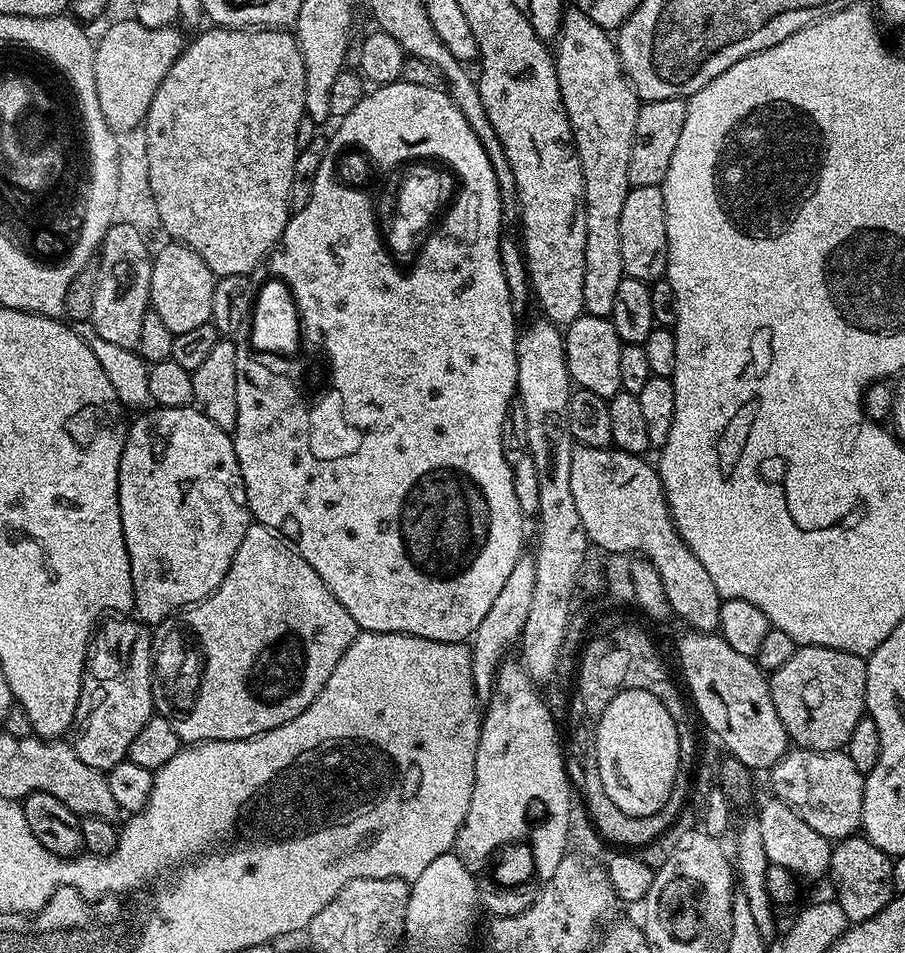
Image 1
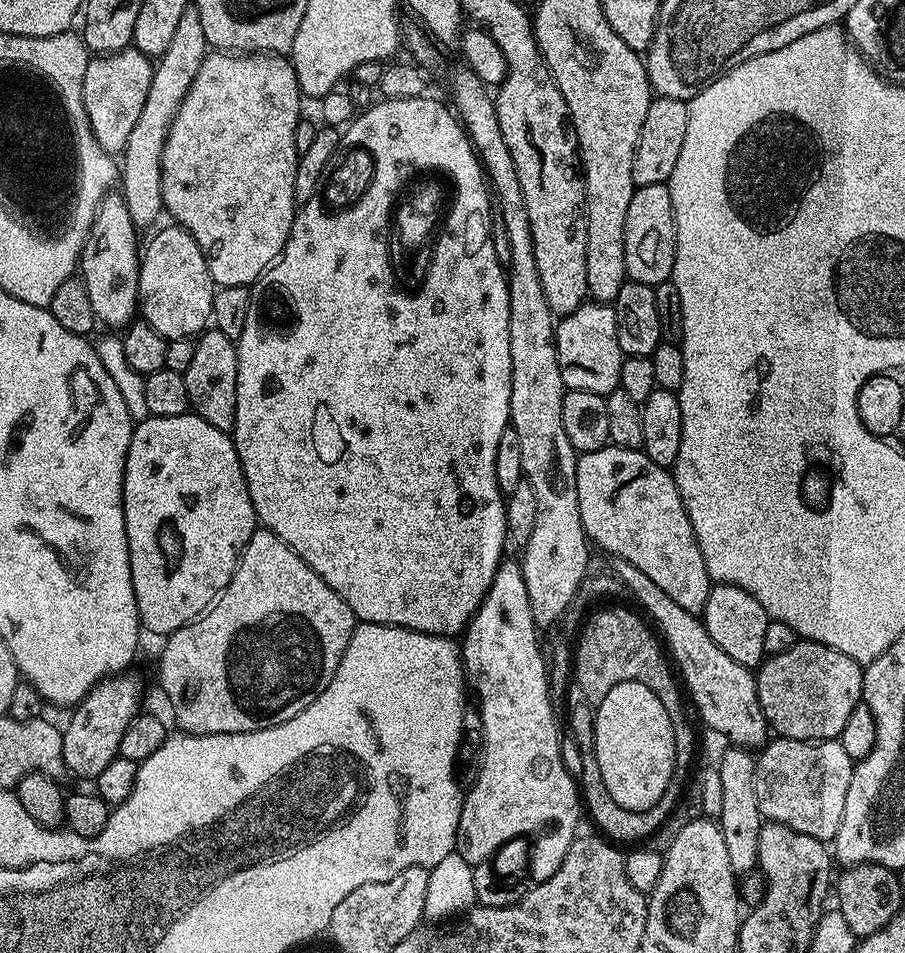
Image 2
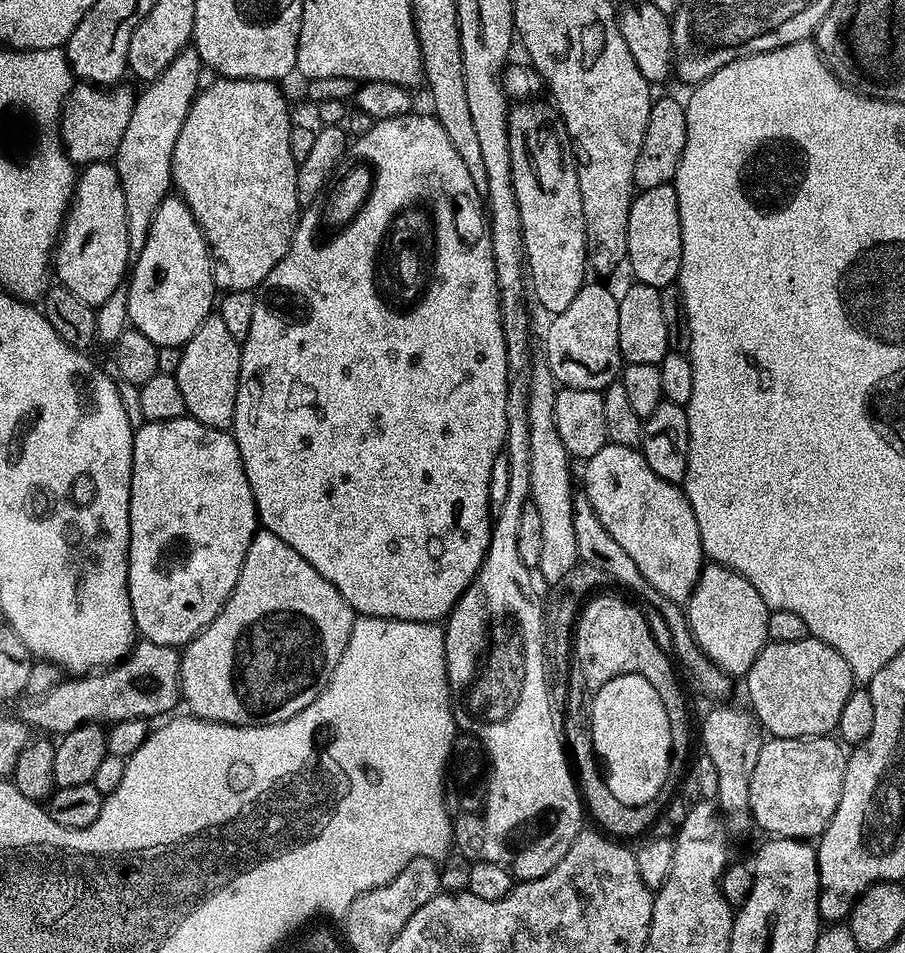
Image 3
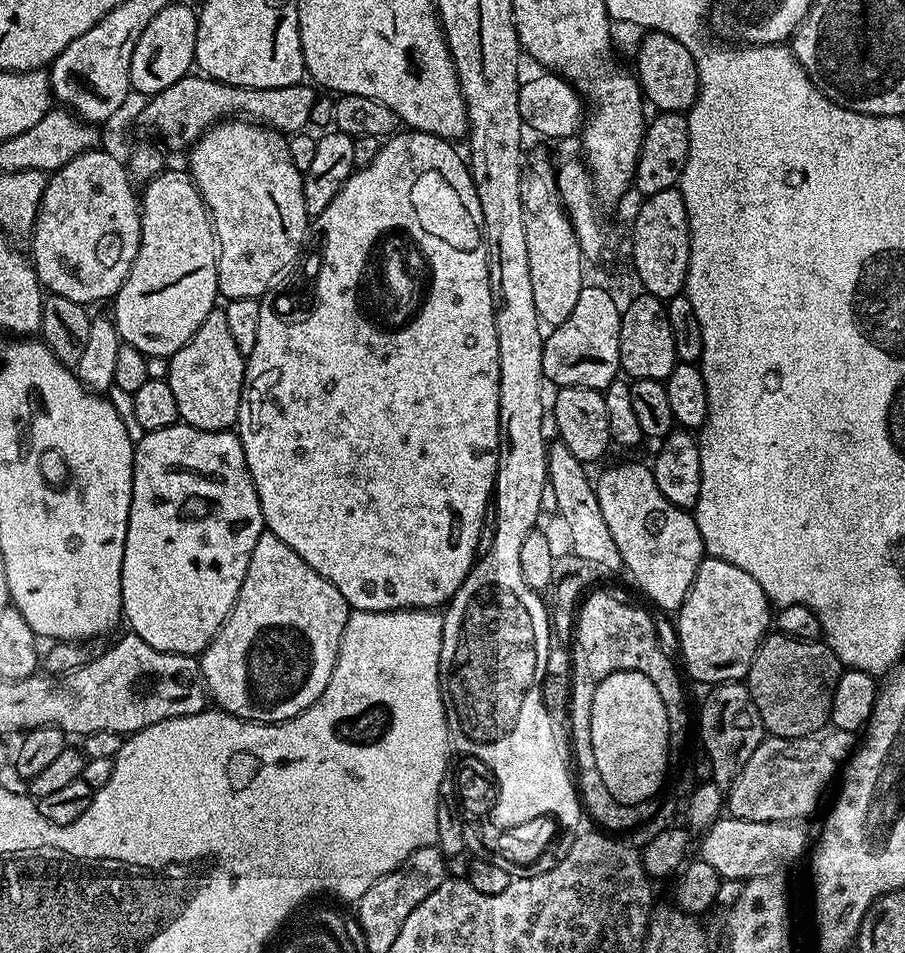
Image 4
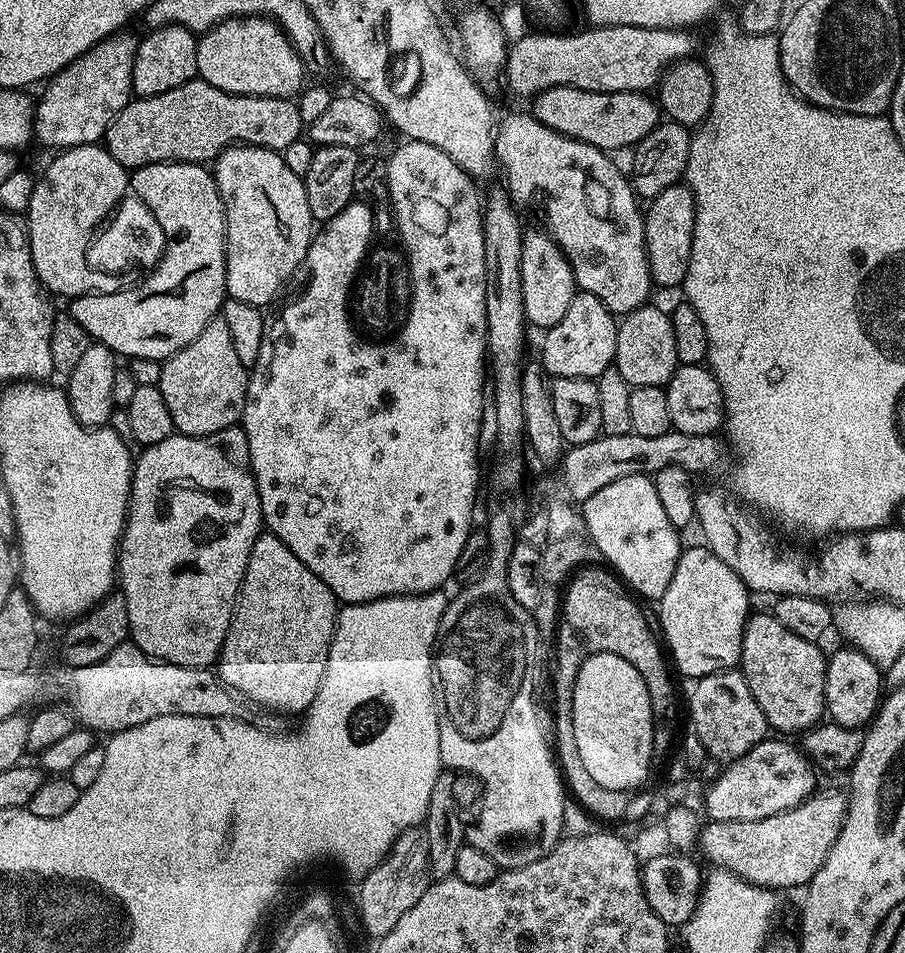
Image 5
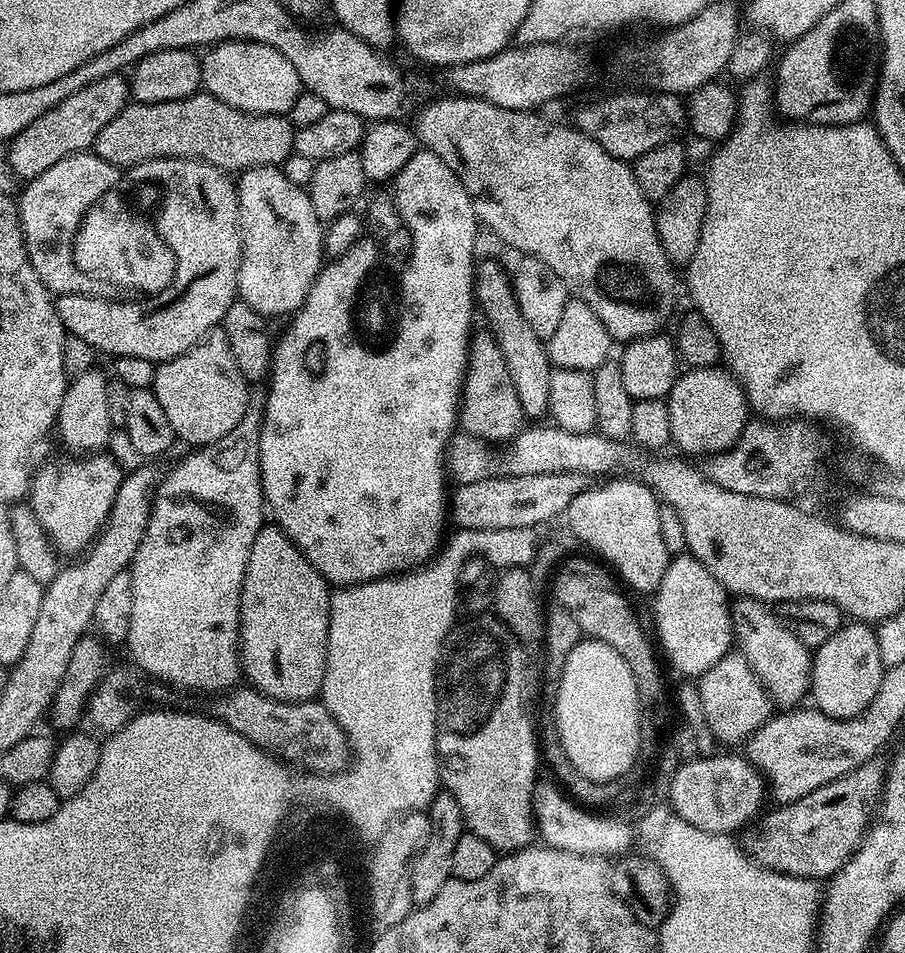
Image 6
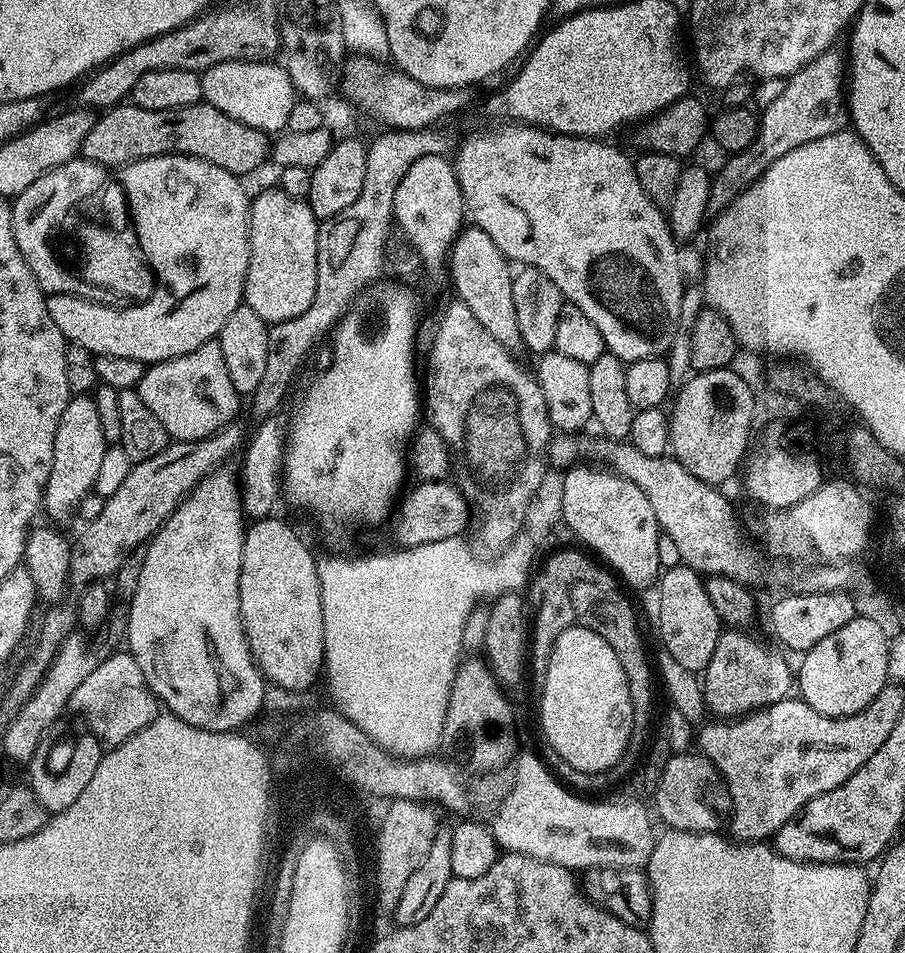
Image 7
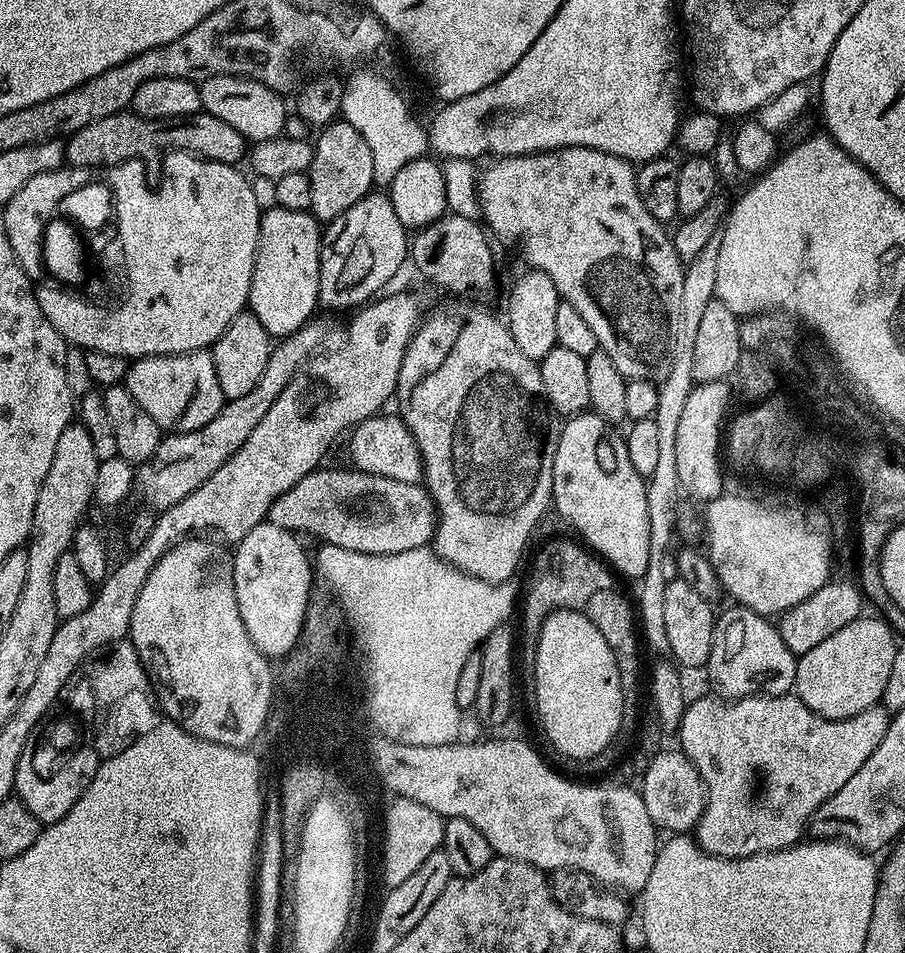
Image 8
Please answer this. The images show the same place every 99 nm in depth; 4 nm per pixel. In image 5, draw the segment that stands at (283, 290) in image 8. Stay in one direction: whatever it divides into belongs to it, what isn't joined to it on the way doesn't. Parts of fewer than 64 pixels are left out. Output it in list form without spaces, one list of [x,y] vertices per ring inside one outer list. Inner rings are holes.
[[[238,144],[231,148],[225,148],[222,155],[216,157],[214,161],[214,175],[216,185],[220,191],[220,197],[224,203],[224,223],[226,225],[226,239],[228,249],[226,250],[226,286],[227,295],[238,302],[250,302],[257,306],[265,306],[280,292],[280,287],[291,278],[296,272],[296,267],[303,265],[308,258],[308,248],[312,244],[314,235],[314,221],[310,214],[310,202],[306,202],[306,190],[302,177],[294,174],[289,166],[286,166],[283,155],[269,148],[255,148],[253,144]]]

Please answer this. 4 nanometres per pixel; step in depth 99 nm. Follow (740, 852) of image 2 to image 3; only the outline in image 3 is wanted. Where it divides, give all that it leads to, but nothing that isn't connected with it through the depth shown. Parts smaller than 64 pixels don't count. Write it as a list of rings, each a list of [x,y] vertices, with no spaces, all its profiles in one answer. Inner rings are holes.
[[[720,702],[704,716],[704,729],[698,736],[704,739],[703,755],[714,762],[714,770],[718,770],[718,794],[715,803],[724,818],[724,827],[729,835],[744,833],[752,826],[752,812],[749,810],[750,778],[754,774],[754,766],[758,763],[758,750],[762,743],[762,732],[751,711],[735,708],[732,704]]]

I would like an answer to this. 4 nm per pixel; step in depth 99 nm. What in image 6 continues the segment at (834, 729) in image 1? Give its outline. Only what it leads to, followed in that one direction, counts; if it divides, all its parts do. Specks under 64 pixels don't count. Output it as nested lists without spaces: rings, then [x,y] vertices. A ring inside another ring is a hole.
[[[742,596],[731,601],[732,634],[735,647],[750,662],[750,670],[762,682],[773,705],[791,710],[805,703],[812,686],[813,653],[777,618],[765,601]]]

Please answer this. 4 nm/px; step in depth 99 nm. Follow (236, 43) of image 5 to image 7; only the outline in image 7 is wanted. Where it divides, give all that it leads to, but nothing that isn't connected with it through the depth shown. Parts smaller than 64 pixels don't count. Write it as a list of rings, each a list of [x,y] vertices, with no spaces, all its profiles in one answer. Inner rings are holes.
[[[272,60],[218,62],[218,66],[210,66],[202,73],[200,81],[203,103],[214,106],[214,110],[222,110],[222,114],[246,126],[254,126],[254,130],[269,134],[279,134],[287,129],[290,110],[294,110],[298,99],[288,69],[283,63]]]

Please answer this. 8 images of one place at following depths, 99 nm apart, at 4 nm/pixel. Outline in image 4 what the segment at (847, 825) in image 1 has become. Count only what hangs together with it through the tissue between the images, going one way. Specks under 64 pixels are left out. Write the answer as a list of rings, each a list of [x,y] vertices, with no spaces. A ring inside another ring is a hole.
[[[769,735],[750,754],[746,770],[735,781],[726,796],[726,808],[739,820],[750,822],[804,822],[816,812],[824,791],[838,776],[836,760],[816,738],[787,740]]]

